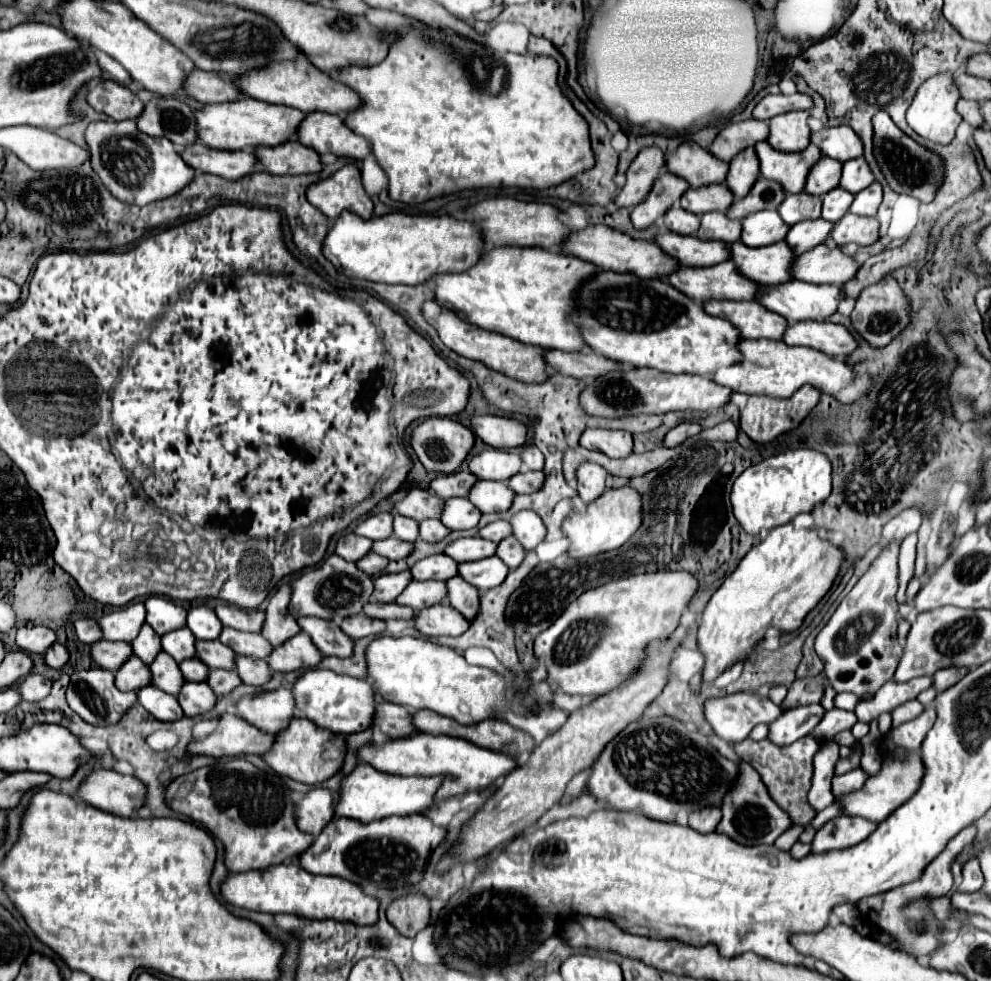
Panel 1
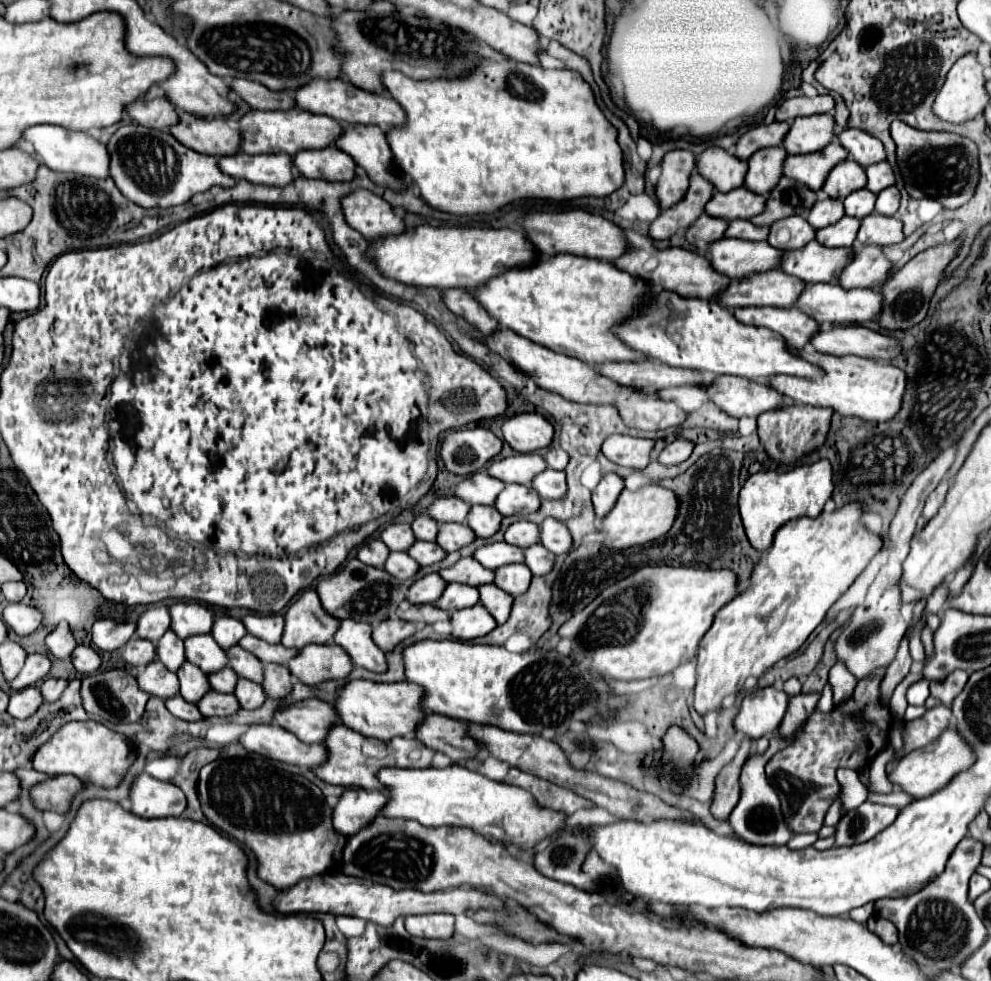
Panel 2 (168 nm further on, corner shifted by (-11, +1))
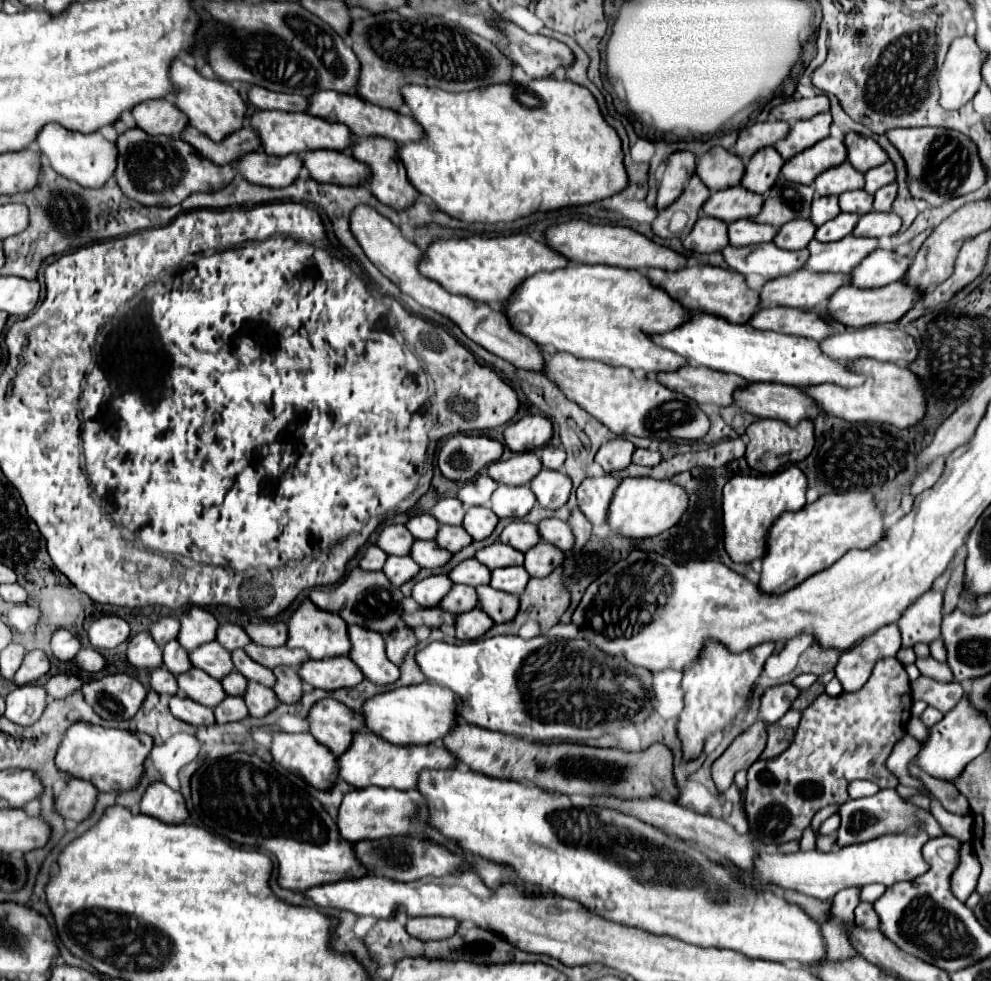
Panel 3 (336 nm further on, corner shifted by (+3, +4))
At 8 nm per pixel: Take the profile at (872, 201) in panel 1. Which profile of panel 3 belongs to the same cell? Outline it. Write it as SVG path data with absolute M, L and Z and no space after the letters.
M896 183L878 189L874 193L874 211L890 211L892 201L896 199L896 193L898 193L898 185Z

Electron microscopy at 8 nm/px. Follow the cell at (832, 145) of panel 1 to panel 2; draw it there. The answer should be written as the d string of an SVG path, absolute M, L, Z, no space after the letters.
M846 128L836 134L836 138L842 148L850 154L850 158L854 158L864 168L870 166L870 162L880 162L886 158L882 142L860 128Z

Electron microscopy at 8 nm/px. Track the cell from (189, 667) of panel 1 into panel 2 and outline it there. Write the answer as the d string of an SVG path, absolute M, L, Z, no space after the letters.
M230 666L214 672L214 674L208 674L208 682L214 690L218 692L232 692L234 690L234 682L238 680L238 676L234 674L234 670L230 670Z

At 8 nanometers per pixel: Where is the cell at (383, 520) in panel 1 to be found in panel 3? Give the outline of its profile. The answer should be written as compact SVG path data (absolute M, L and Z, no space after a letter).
M386 525L376 545L388 555L410 555L414 541L414 535L404 525Z

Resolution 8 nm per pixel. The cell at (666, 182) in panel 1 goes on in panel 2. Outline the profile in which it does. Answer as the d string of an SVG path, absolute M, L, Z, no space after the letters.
M694 170L690 176L690 186L688 186L684 198L676 206L666 208L658 214L658 218L650 224L648 236L652 240L666 240L676 230L690 226L690 222L694 222L704 212L704 204L710 200L712 190L714 188L710 186L710 182L706 182L706 178L702 178Z

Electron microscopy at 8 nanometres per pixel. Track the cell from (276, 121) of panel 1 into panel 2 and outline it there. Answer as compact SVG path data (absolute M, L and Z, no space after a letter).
M300 108L290 110L248 110L240 118L240 152L242 154L290 154L306 148L326 148L340 136L342 124L330 116L312 114Z

